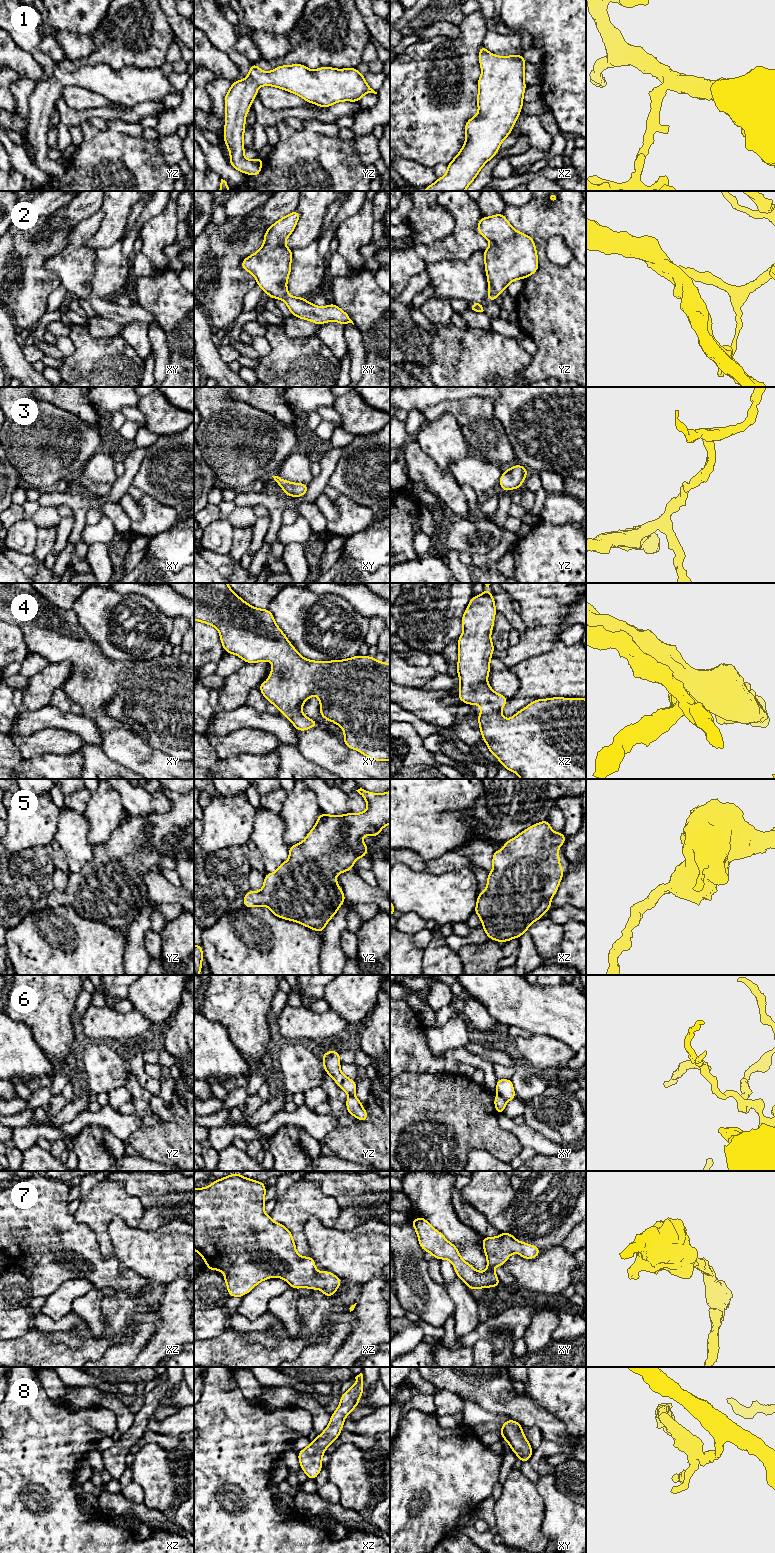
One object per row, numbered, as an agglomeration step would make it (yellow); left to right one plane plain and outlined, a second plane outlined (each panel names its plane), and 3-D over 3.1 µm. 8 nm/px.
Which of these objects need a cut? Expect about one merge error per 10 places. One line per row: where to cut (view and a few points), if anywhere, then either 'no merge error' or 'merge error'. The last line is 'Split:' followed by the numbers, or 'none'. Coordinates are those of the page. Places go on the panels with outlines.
1: no cut; no merge error
2: no cut; no merge error
3: no cut; no merge error
4: no cut; no merge error
5: no cut; no merge error
6: cut in xy along (498, 1094), (505, 1101); merge error
7: no cut; no merge error
8: no cut; no merge error
Split: 6

